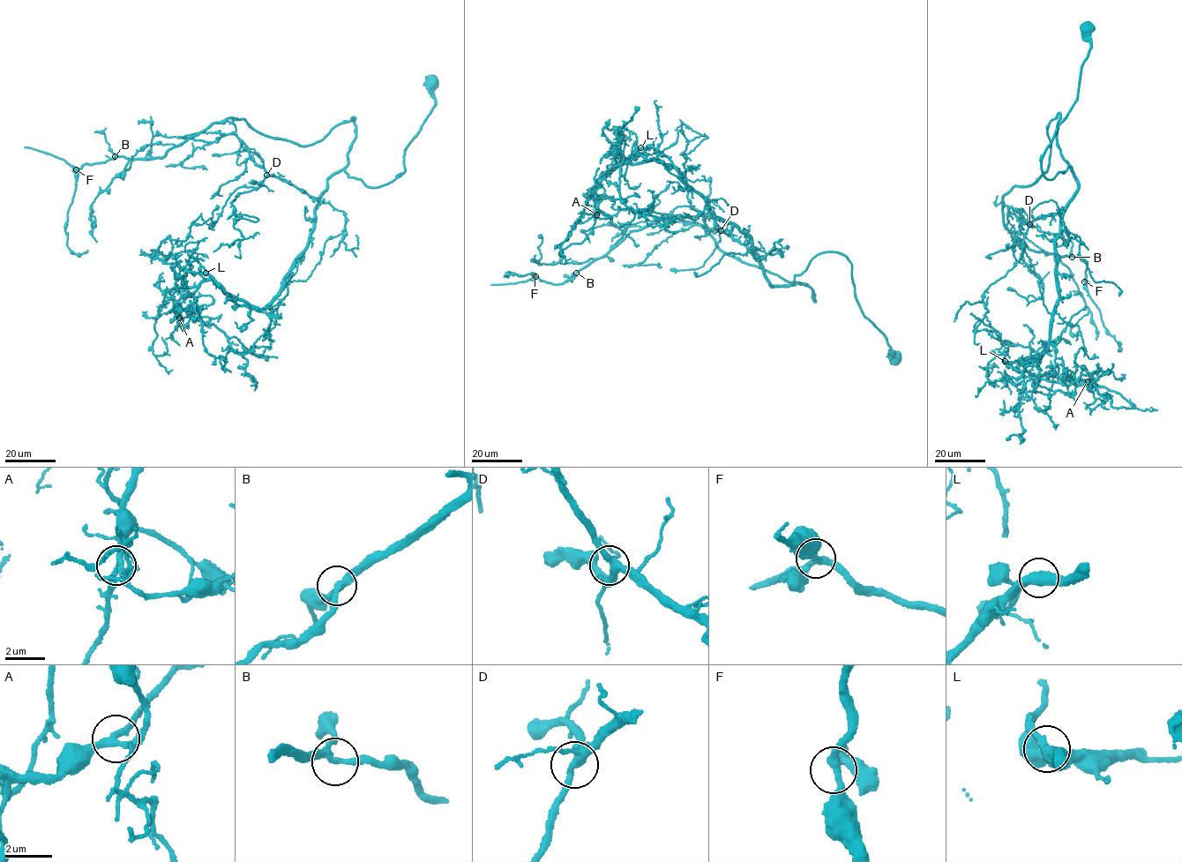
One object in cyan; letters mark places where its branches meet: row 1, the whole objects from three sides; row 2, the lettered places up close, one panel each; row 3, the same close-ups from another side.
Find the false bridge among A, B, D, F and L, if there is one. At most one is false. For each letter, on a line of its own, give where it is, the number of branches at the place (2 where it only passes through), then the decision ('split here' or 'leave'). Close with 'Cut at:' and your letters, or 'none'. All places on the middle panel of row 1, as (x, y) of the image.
A: (596, 214) | 3 | leave
B: (576, 273) | 3 | leave
D: (721, 230) | 3 | leave
F: (535, 276) | 3 | leave
L: (640, 147) | 3 | leave
Cut at: none

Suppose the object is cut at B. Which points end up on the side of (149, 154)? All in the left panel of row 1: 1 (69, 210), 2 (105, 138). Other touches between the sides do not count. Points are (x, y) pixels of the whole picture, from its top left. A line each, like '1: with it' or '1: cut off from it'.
1: cut off from it
2: with it

